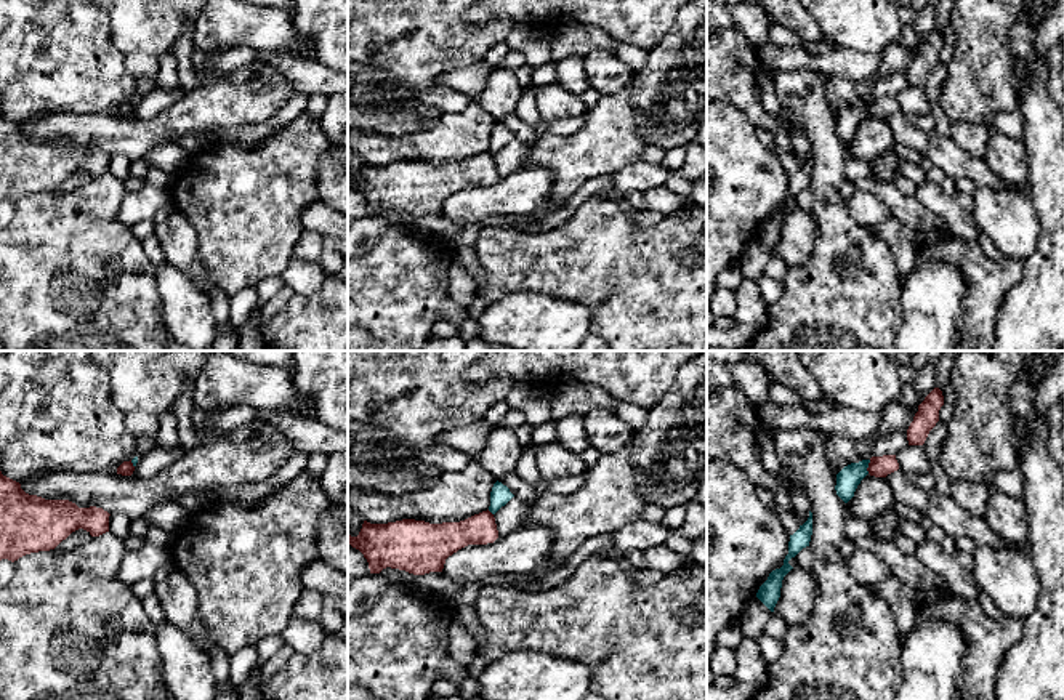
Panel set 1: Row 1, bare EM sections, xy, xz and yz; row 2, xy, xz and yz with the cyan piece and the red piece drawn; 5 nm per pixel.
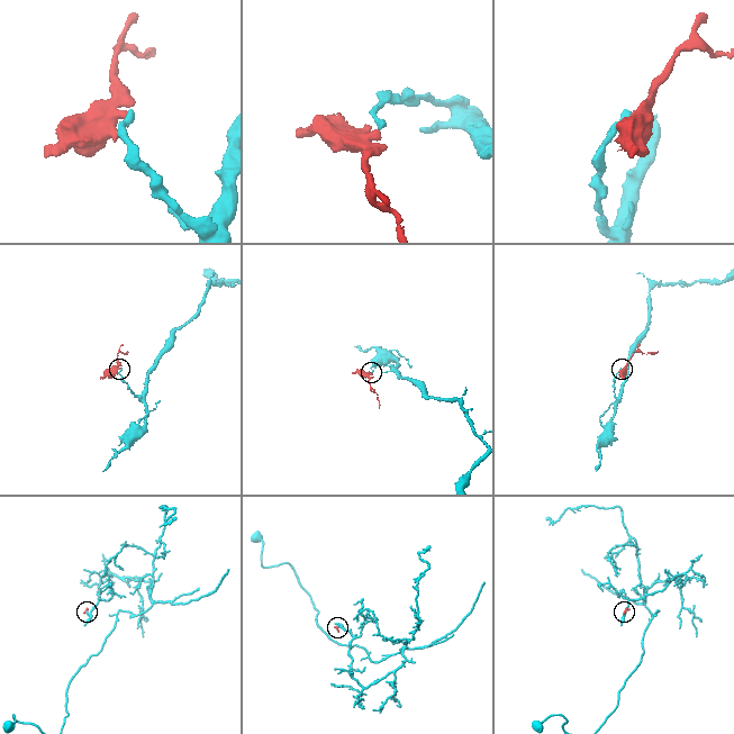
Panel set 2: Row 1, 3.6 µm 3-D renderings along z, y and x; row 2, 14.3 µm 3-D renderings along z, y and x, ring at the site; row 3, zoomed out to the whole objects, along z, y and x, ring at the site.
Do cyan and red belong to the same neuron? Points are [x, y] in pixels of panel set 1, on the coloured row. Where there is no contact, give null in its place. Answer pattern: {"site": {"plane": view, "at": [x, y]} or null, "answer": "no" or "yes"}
{"site": {"plane": "yz", "at": [867, 466]}, "answer": "no"}

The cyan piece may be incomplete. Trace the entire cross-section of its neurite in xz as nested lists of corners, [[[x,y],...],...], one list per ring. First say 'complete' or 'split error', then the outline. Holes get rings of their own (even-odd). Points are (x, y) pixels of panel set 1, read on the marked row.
complete; [[[495,482],[490,492],[489,511],[495,514],[502,506],[505,506],[514,495],[502,482]]]

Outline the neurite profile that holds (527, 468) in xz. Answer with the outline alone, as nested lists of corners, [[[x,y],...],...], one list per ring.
[[[534,445],[526,447],[514,471],[521,479],[537,485],[542,482]]]

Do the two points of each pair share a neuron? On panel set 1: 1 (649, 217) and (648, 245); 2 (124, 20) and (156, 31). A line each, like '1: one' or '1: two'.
1: two
2: one

